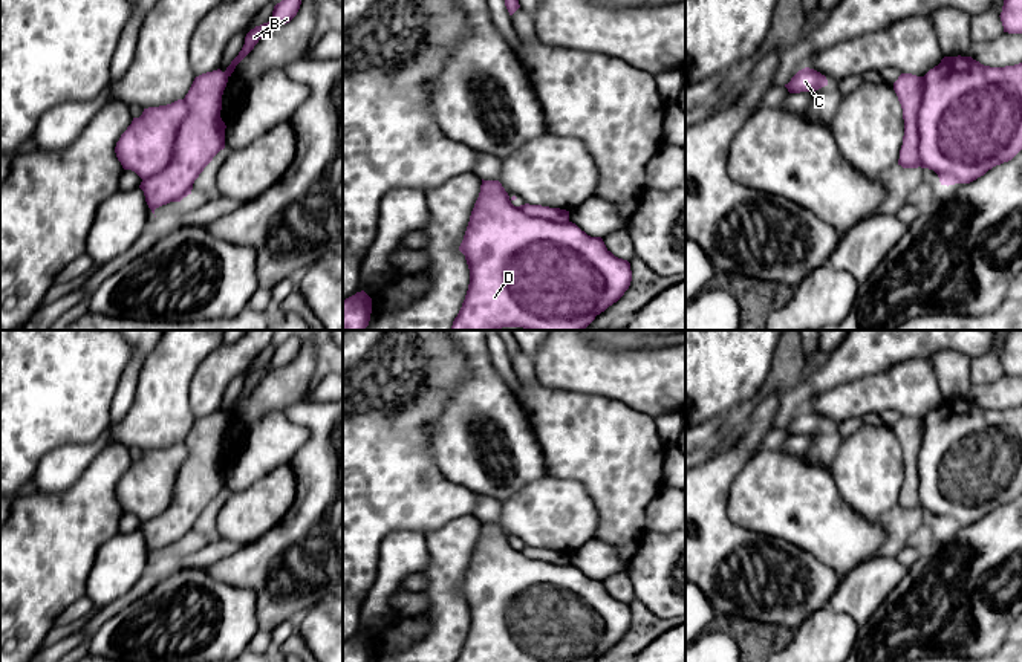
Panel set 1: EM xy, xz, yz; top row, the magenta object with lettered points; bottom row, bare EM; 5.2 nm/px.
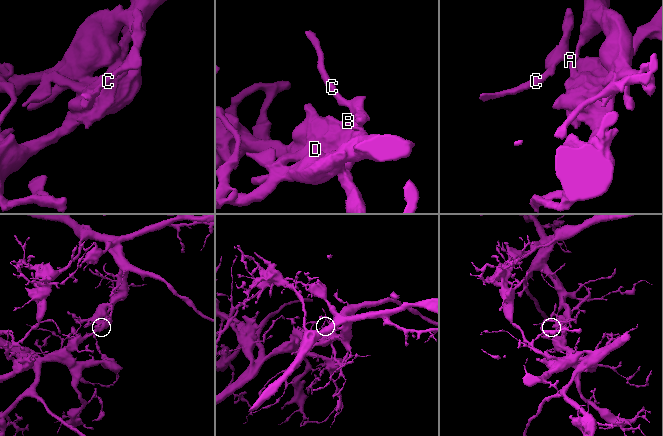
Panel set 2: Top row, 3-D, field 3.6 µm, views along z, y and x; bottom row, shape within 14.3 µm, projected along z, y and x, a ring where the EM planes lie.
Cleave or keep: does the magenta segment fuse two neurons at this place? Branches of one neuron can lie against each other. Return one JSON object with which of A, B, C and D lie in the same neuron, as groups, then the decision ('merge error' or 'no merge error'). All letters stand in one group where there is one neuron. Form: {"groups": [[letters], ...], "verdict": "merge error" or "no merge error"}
{"groups": [["A", "C", "D"], ["B"]], "verdict": "merge error"}

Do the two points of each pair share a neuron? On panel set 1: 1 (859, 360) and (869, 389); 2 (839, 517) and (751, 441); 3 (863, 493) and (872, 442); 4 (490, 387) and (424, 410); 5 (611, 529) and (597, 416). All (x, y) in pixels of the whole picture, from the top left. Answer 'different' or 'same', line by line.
1: different
2: different
3: same
4: different
5: same

